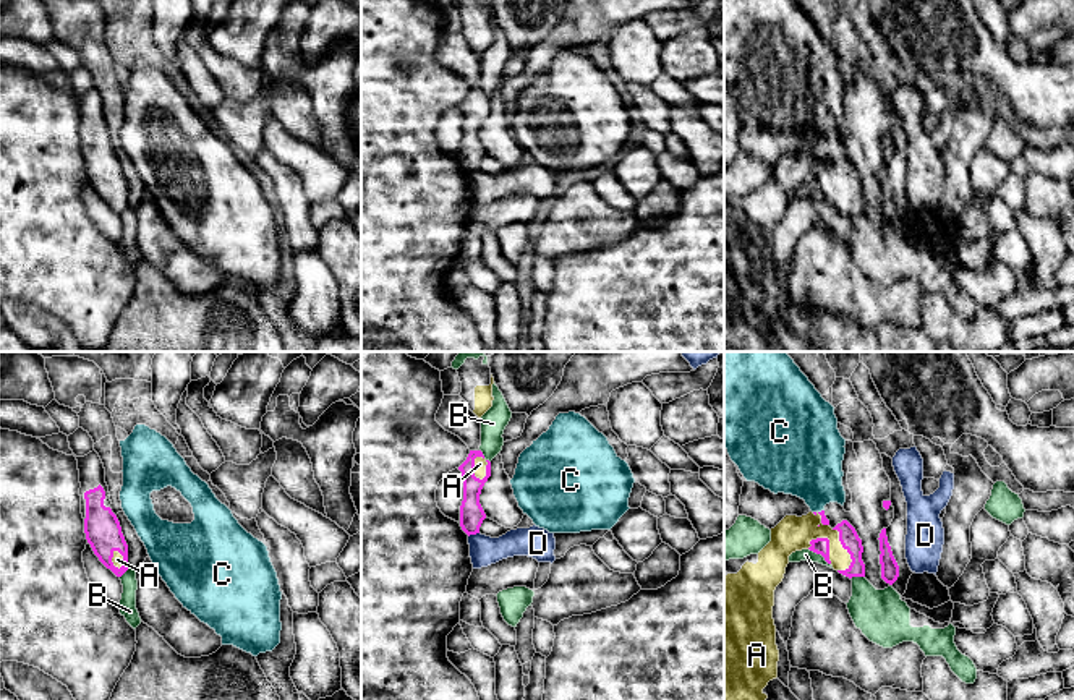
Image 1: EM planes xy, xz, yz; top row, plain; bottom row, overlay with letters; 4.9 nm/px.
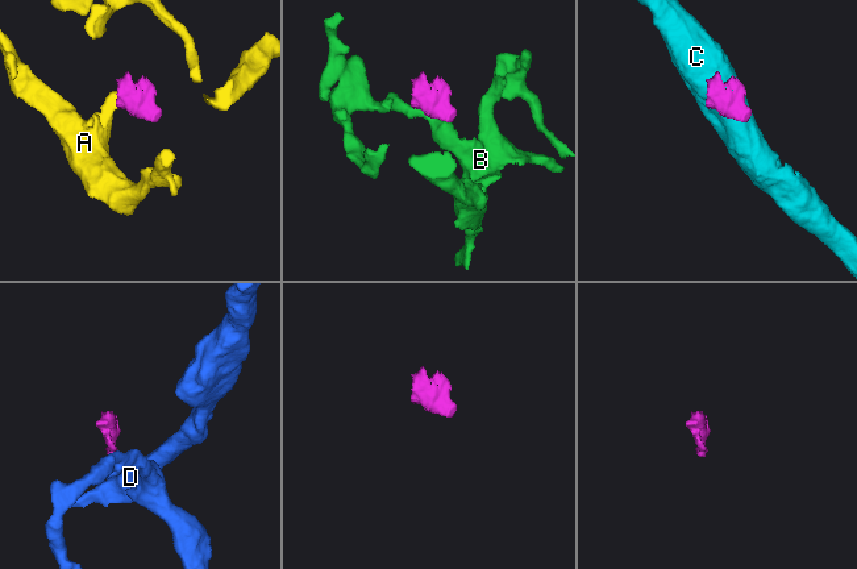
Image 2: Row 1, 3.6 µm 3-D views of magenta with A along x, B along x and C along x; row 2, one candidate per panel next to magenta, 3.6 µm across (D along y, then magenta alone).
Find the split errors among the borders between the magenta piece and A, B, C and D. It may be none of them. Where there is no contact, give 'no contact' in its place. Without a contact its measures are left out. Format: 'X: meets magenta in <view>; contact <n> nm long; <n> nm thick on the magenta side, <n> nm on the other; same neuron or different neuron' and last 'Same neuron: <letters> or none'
A: meets magenta in yz; contact 220 nm long; 90 nm thick on the magenta side, 180 nm on the other; same neuron
B: meets magenta in yz; contact 140 nm long; 80 nm thick on the magenta side, 60 nm on the other; different neuron
C: meets magenta in yz; contact 40 nm long; 40 nm thick on the magenta side, 340 nm on the other; different neuron
D: meets magenta in xz; contact 60 nm long; 120 nm thick on the magenta side, 140 nm on the other; different neuron
Same neuron: A

